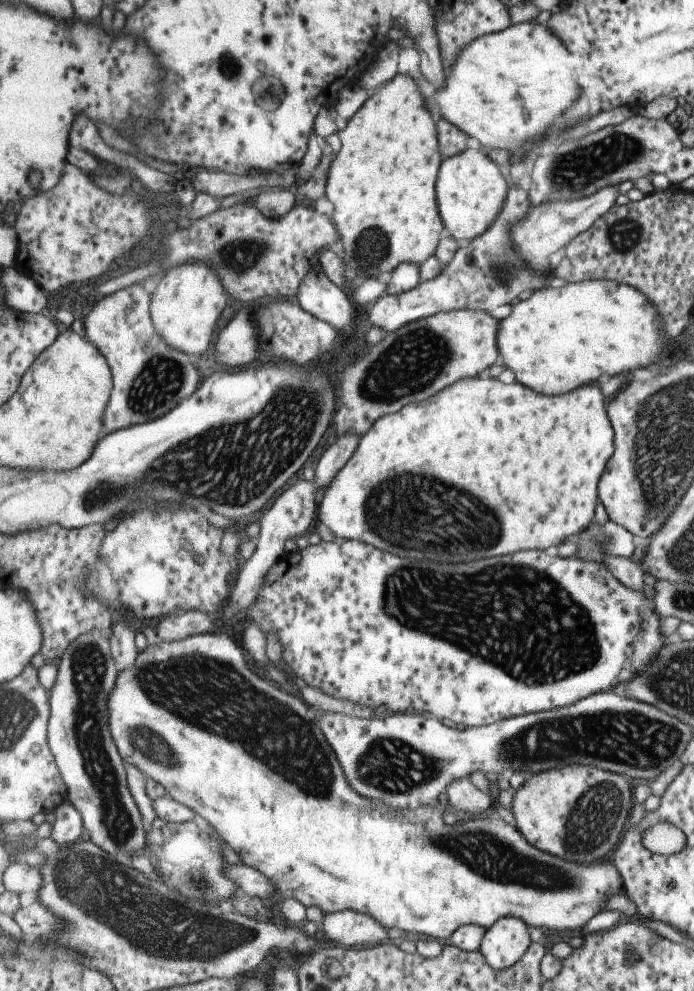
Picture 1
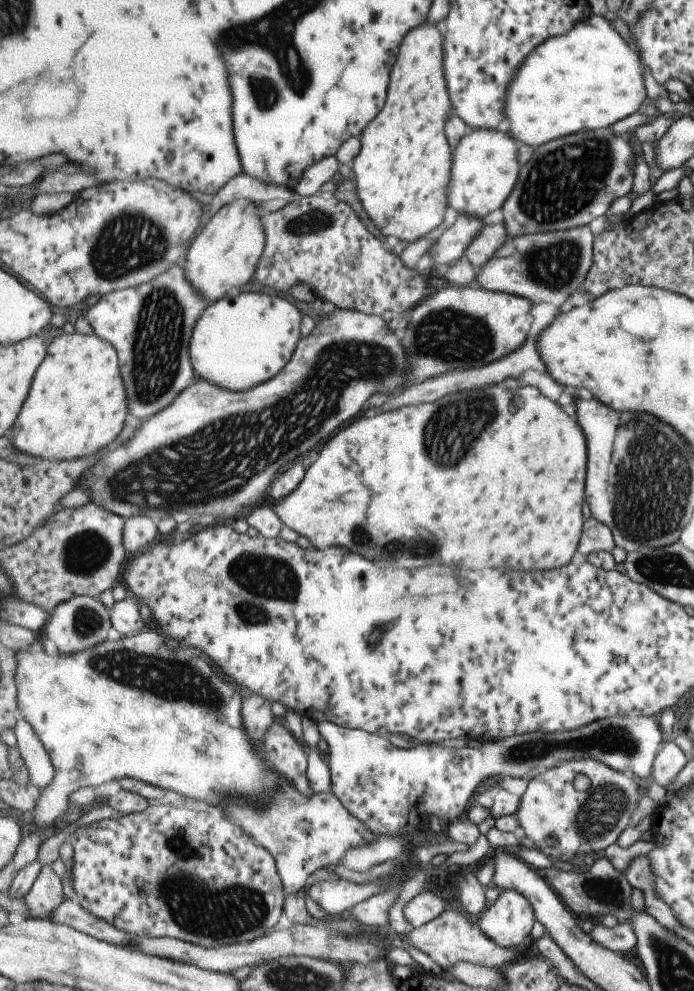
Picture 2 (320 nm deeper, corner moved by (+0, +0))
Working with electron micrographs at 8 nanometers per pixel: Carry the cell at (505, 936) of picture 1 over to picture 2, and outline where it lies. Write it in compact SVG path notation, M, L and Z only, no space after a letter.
M502 890L495 903L487 908L479 919L480 926L489 940L503 948L524 948L532 942L532 932L534 931L537 917L534 906L531 902L517 890Z

